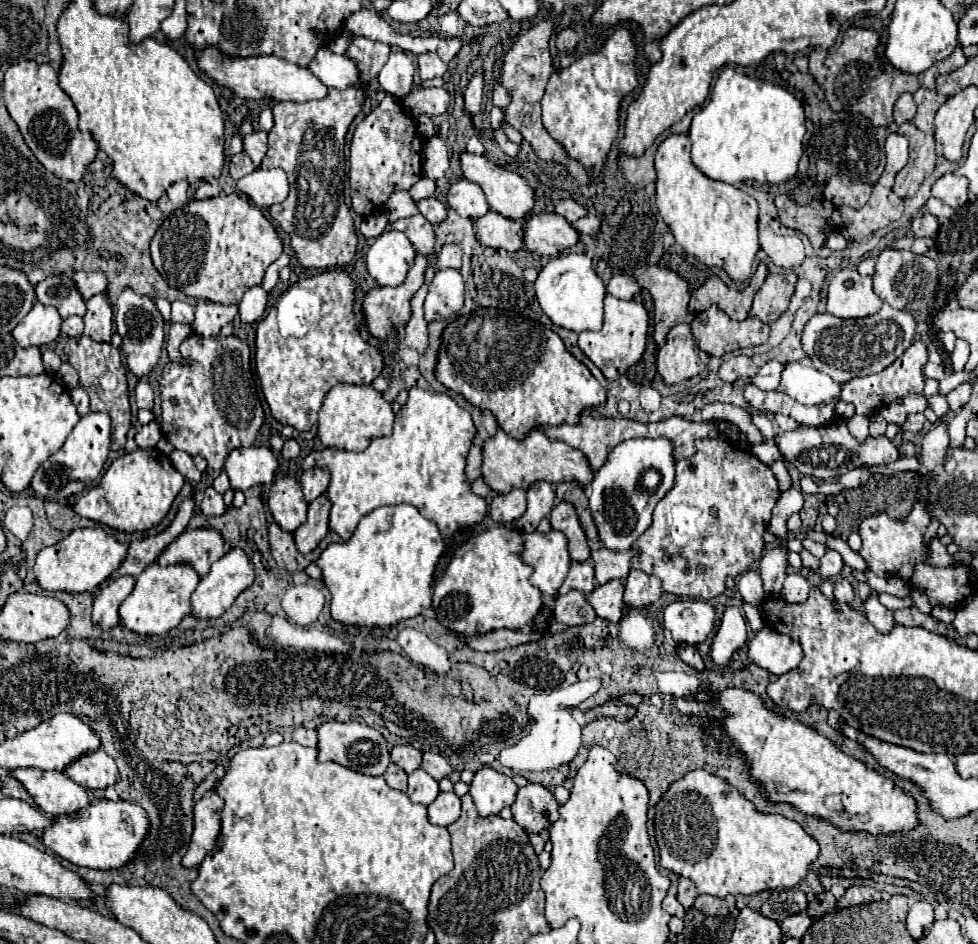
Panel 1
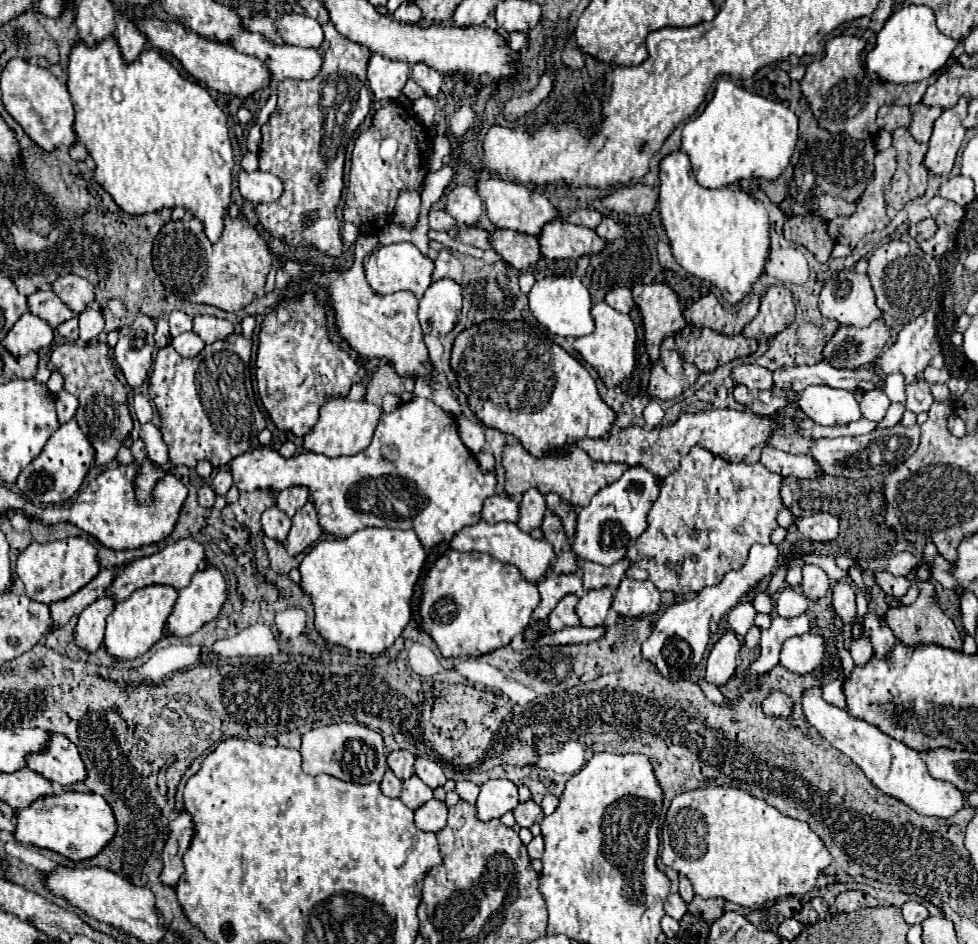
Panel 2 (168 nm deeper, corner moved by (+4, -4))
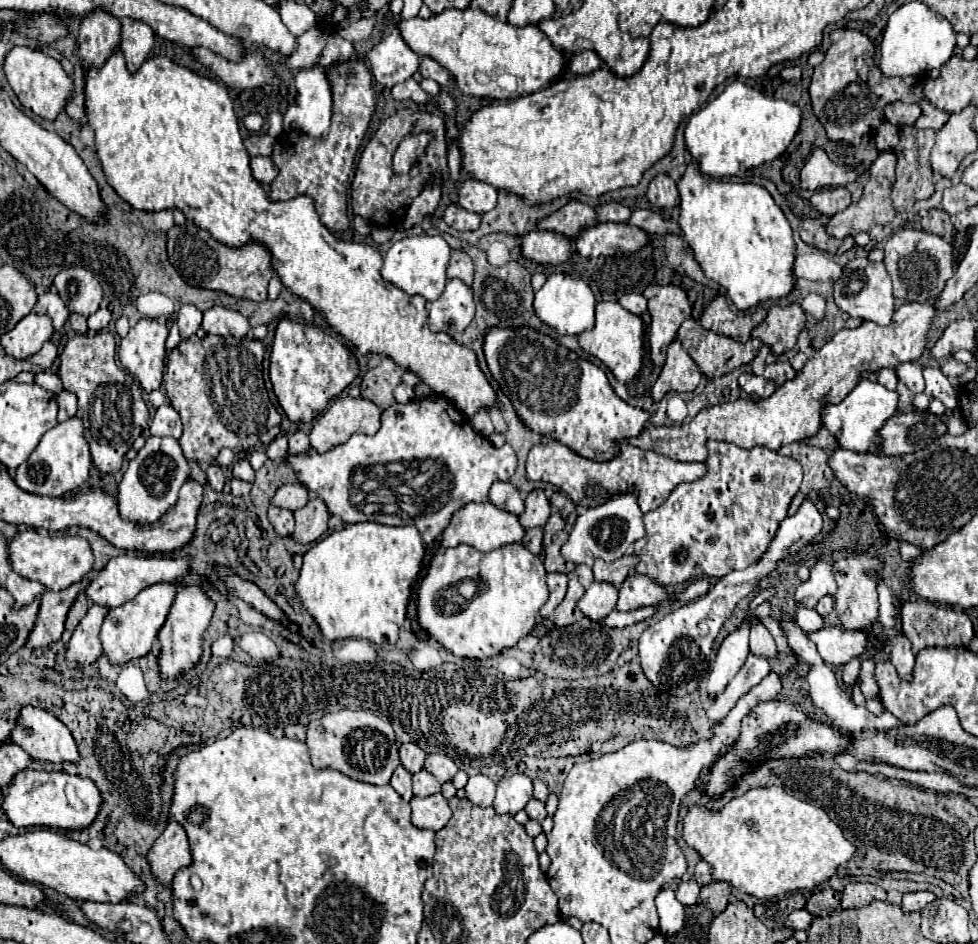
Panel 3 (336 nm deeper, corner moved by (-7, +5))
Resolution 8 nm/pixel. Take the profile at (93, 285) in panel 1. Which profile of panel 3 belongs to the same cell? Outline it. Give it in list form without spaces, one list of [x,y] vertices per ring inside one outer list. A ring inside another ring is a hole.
[[[83,267],[63,269],[53,279],[53,285],[71,313],[89,317],[99,309],[103,289],[99,287],[99,281],[91,275],[91,271]]]

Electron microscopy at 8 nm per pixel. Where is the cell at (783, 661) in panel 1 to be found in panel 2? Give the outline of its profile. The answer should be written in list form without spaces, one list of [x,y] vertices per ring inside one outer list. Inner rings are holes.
[[[802,634],[788,638],[780,650],[780,666],[796,674],[808,674],[824,660],[824,638],[818,634]]]

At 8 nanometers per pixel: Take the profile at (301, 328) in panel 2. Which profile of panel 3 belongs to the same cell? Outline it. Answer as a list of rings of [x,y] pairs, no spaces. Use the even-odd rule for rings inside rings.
[[[281,319],[273,339],[269,373],[273,391],[289,421],[309,423],[327,409],[331,399],[349,387],[359,375],[359,367],[353,353],[323,329],[309,323]]]

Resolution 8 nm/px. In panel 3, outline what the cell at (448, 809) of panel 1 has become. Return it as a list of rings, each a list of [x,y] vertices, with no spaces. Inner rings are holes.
[[[441,793],[429,797],[413,797],[411,799],[411,823],[417,829],[439,831],[451,819],[451,809],[447,799]]]

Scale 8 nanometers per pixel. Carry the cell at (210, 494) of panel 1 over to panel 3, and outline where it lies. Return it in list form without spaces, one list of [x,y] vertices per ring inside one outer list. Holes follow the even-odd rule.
[[[209,465],[207,467],[207,481],[215,491],[221,491],[225,485],[225,473],[219,465]]]

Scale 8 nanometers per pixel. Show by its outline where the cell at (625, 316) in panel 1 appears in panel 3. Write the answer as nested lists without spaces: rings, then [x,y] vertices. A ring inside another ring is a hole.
[[[601,301],[595,307],[595,327],[579,335],[579,345],[585,353],[597,357],[605,363],[619,383],[629,383],[641,369],[643,355],[643,321],[637,315],[631,315],[615,301]]]

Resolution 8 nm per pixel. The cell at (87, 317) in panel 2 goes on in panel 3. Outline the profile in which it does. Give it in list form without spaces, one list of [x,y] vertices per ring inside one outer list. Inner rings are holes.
[[[103,305],[97,313],[93,313],[93,315],[87,319],[87,323],[89,323],[89,331],[91,331],[91,333],[101,331],[101,329],[107,327],[109,321],[111,321],[111,311]]]

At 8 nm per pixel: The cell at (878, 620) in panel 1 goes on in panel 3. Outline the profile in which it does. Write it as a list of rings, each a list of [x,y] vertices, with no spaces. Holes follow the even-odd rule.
[[[897,635],[893,641],[891,641],[891,663],[895,665],[897,669],[897,675],[911,683],[913,681],[913,665],[915,665],[915,655],[911,651],[911,643],[905,635]]]

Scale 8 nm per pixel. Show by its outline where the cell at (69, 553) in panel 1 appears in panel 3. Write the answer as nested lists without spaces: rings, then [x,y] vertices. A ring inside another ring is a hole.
[[[35,529],[19,531],[7,545],[9,563],[15,573],[25,579],[39,581],[49,591],[61,591],[73,583],[79,583],[93,567],[93,553],[83,537],[49,537]]]

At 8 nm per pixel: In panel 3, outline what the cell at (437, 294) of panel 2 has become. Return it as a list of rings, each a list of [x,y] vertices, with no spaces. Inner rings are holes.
[[[451,279],[437,301],[429,305],[429,329],[461,339],[465,327],[473,321],[475,301],[473,291],[459,279]]]

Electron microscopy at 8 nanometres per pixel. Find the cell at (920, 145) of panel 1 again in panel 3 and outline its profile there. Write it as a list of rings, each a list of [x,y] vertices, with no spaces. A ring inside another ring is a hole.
[[[903,127],[901,129],[901,141],[893,149],[897,155],[897,181],[893,185],[891,201],[895,211],[909,211],[919,199],[929,199],[935,191],[933,187],[933,171],[929,165],[929,153],[935,145],[935,131],[931,129],[917,129],[917,127]]]

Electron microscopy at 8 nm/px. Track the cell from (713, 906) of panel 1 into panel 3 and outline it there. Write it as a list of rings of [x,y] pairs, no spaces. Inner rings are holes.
[[[711,881],[709,885],[701,887],[701,903],[709,907],[715,915],[725,911],[729,903],[729,895],[731,895],[731,887],[723,881]]]

